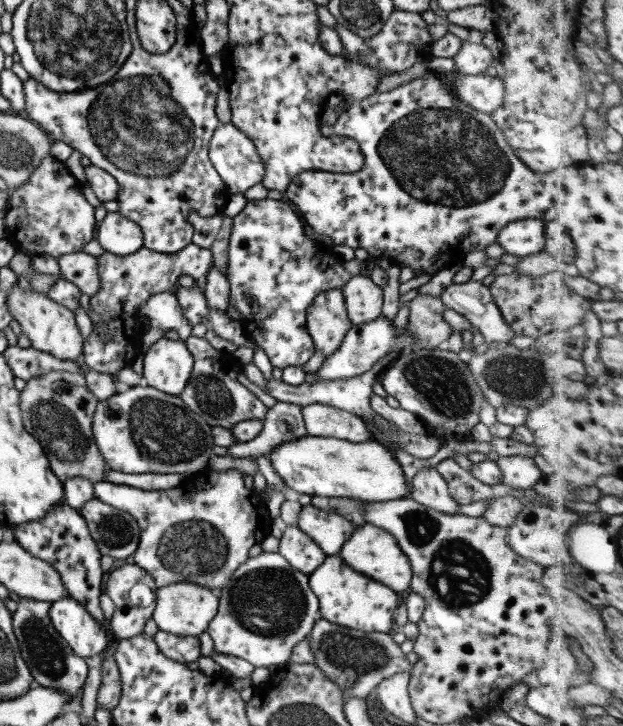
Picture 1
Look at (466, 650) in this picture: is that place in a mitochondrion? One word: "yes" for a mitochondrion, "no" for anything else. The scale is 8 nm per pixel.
no

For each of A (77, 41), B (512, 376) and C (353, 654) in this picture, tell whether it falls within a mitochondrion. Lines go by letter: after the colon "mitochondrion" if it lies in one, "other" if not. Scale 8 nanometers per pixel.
A: mitochondrion
B: mitochondrion
C: mitochondrion

